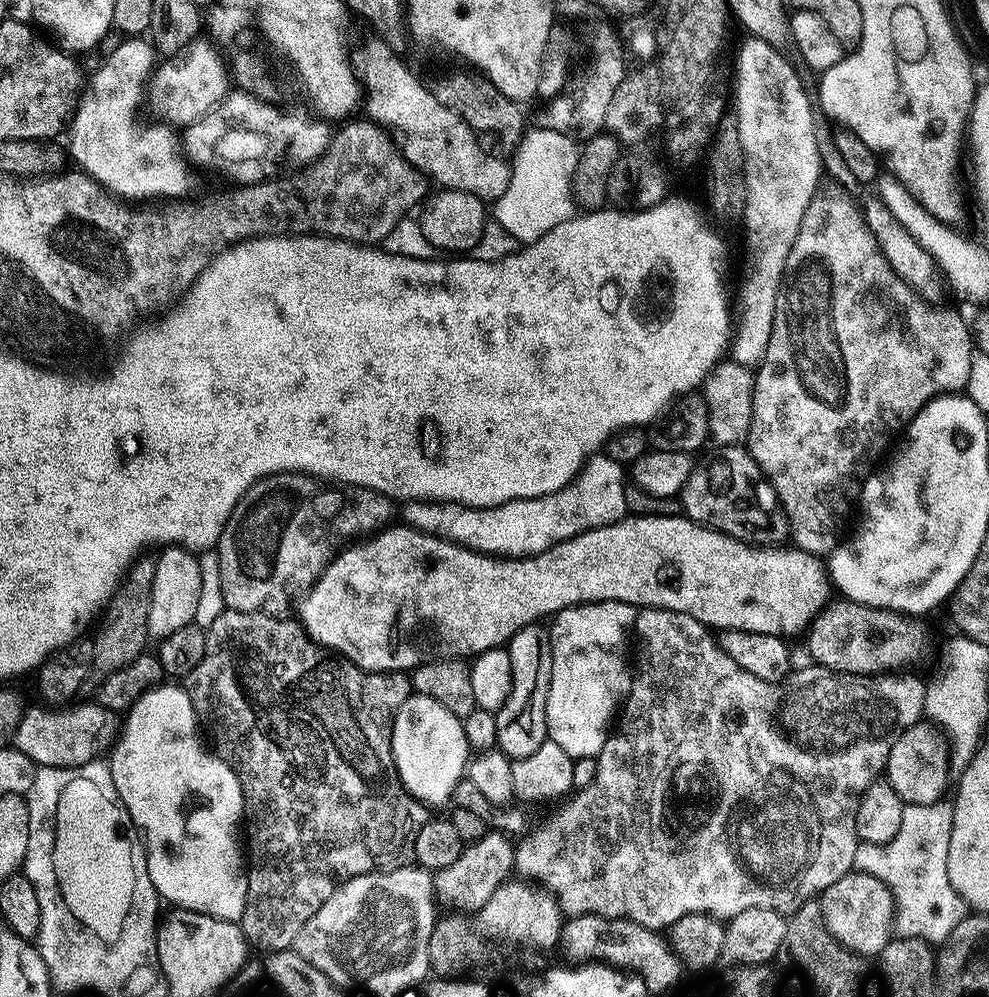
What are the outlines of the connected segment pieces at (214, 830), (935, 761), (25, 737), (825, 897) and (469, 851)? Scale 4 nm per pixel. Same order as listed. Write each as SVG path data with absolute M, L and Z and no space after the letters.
M164 682L155 688L149 688L148 691L140 695L133 702L131 708L128 709L122 720L122 731L119 733L118 739L115 741L114 747L111 749L110 767L112 777L114 778L114 786L118 790L118 794L122 798L122 802L126 806L126 810L132 816L132 822L142 833L144 842L144 851L148 853L148 873L154 882L157 894L161 901L169 900L172 906L180 910L189 912L201 912L207 916L213 916L219 920L231 920L238 922L244 913L246 906L246 890L248 889L248 870L246 867L246 852L242 847L242 840L236 837L236 827L241 827L244 820L244 795L242 794L242 786L238 782L238 778L234 774L234 770L229 766L222 757L217 756L215 751L209 750L200 741L200 736L196 733L198 729L198 719L196 710L192 705L187 691L183 687L175 688L175 683Z
M928 722L910 726L893 742L886 765L886 783L905 804L935 804L948 788L949 745L941 729Z
M95 702L80 703L30 709L15 725L14 747L41 768L77 768L107 753L118 736L117 713Z
M859 870L847 872L822 893L820 903L830 934L852 953L859 953L864 958L876 958L894 939L896 899L891 888L870 874Z
M488 830L480 840L469 843L458 862L435 869L434 896L437 901L450 904L464 912L484 909L491 898L514 872L514 844L499 830Z

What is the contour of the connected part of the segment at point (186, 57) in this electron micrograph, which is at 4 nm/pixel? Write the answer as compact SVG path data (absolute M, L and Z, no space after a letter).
M197 38L184 49L182 54L171 57L173 68L155 69L154 80L164 91L164 108L168 111L167 121L174 126L203 121L230 92L230 72L224 69L224 60L216 48L205 38Z

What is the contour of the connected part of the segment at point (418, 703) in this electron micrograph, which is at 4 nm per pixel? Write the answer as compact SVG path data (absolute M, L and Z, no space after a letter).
M413 694L402 702L392 720L392 757L404 789L425 806L448 804L454 786L465 779L470 749L464 733L464 721L442 702Z

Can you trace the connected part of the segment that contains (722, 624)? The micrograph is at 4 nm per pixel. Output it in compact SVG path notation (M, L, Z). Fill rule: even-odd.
M629 514L622 520L615 520L612 524L598 526L586 530L582 534L572 536L557 544L549 546L545 552L537 552L534 556L522 556L519 558L501 558L483 552L474 552L471 548L463 548L461 544L454 544L451 540L444 540L440 536L431 536L425 532L419 532L416 528L407 526L389 526L375 534L369 535L363 542L353 543L336 553L328 561L328 567L320 575L319 580L307 589L303 597L304 605L300 608L299 619L302 621L305 632L316 641L317 644L333 653L339 654L343 659L357 664L364 672L403 672L418 667L426 662L435 660L450 660L453 658L475 658L480 653L507 645L518 630L522 630L528 624L551 618L557 612L573 608L576 604L593 604L603 600L617 600L627 604L635 604L637 609L665 608L671 612L684 612L690 618L708 625L709 629L734 631L757 631L758 634L776 635L783 638L791 638L795 632L809 627L812 617L829 601L830 577L819 555L804 552L795 546L788 548L776 548L780 546L753 546L745 544L742 540L735 540L725 532L716 532L713 528L706 528L702 524L696 524L687 516L638 516Z

